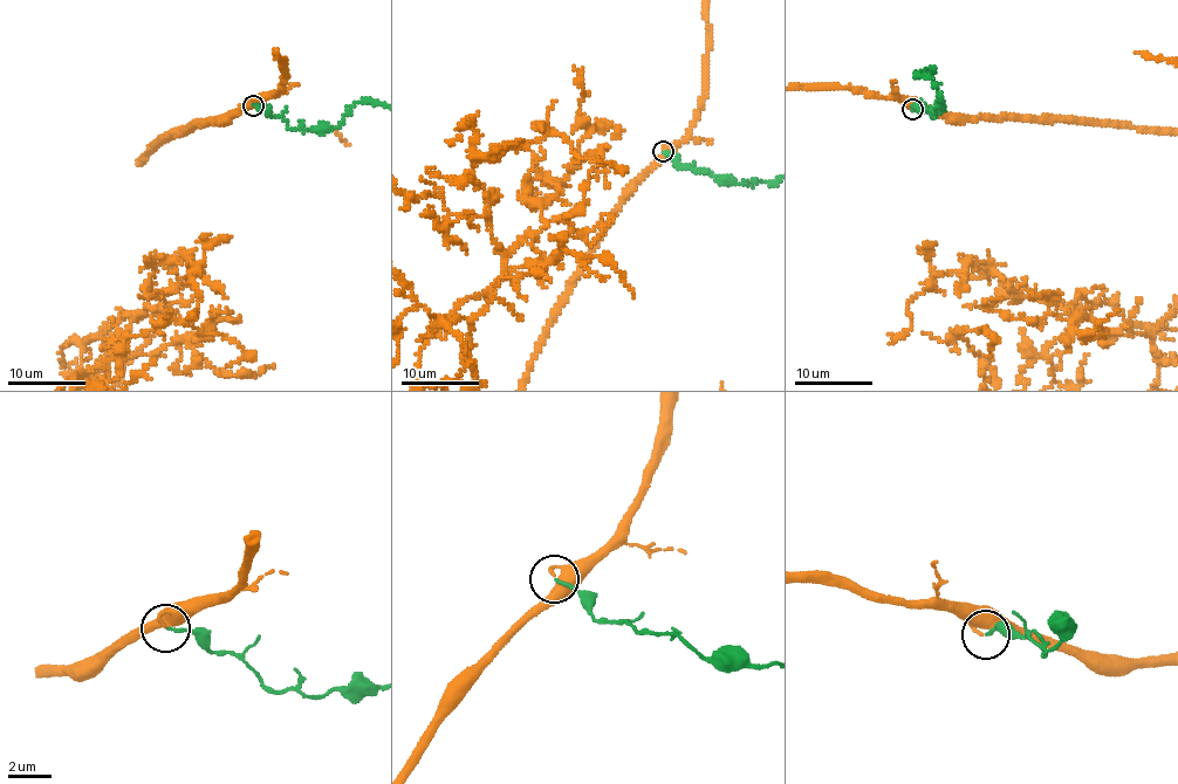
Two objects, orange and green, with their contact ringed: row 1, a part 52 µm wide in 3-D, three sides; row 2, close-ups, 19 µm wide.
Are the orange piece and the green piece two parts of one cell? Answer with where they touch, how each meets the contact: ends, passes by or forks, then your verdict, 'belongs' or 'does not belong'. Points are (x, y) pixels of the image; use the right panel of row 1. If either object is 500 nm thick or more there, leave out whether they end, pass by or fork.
at (912, 109); orange ends there; green ends there; belongs

